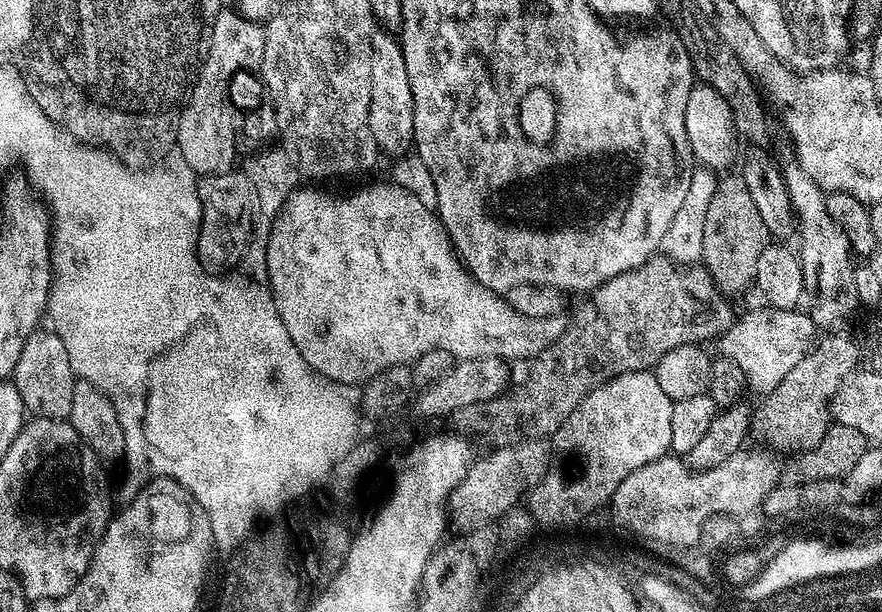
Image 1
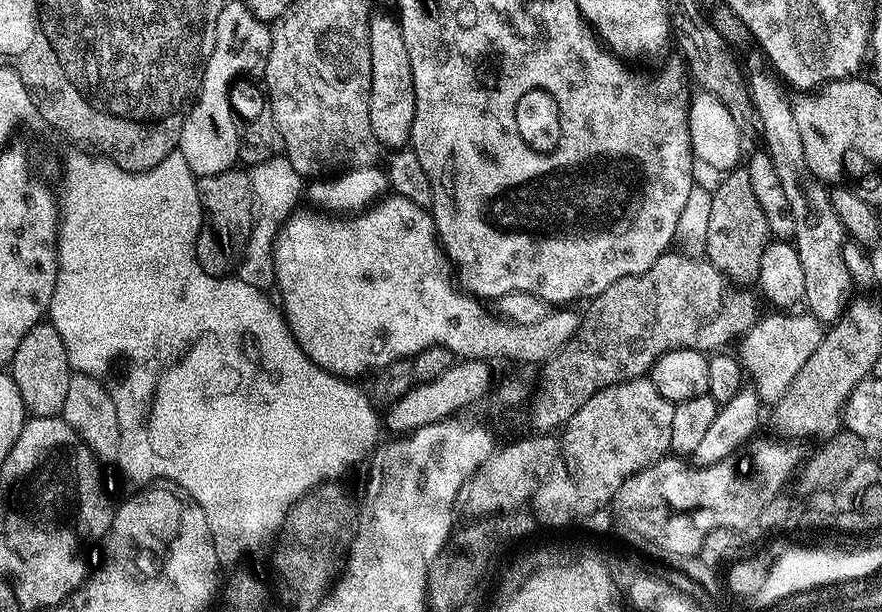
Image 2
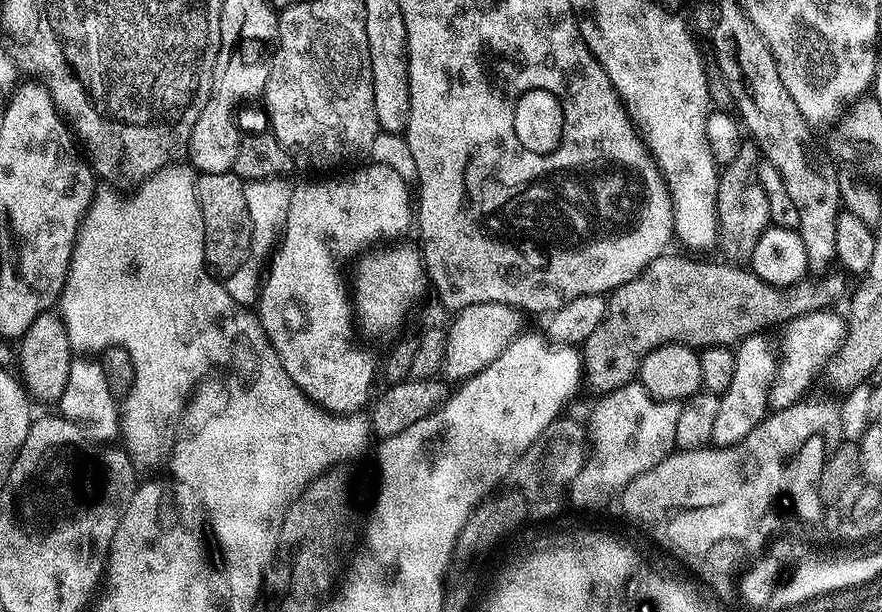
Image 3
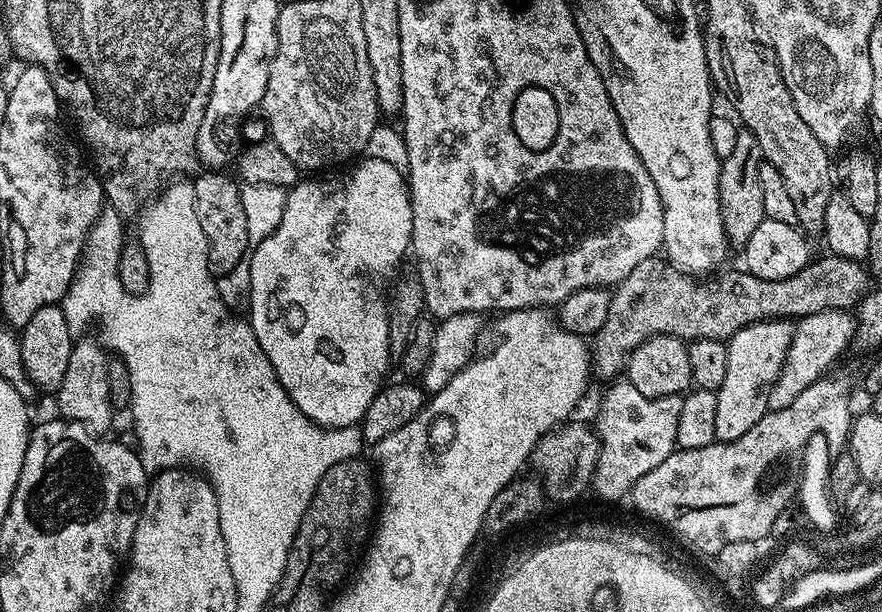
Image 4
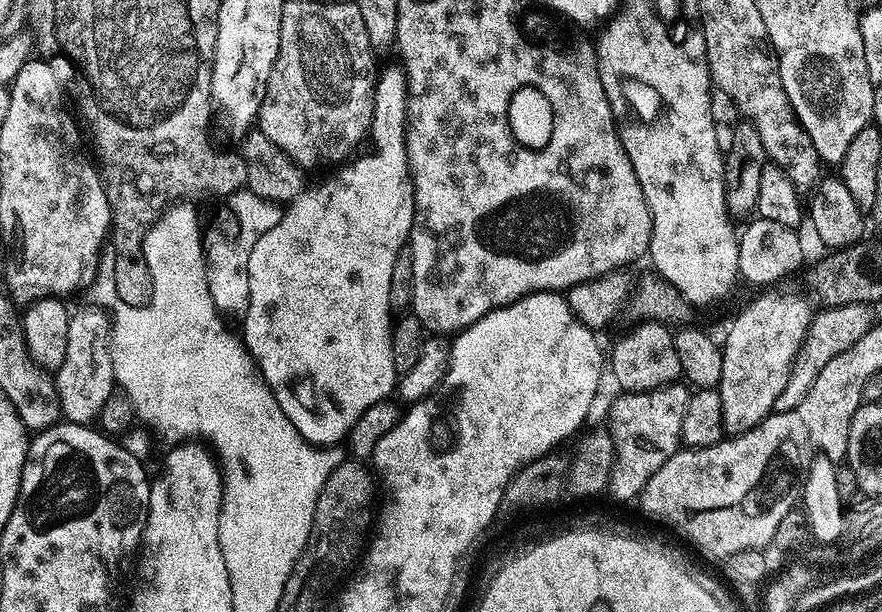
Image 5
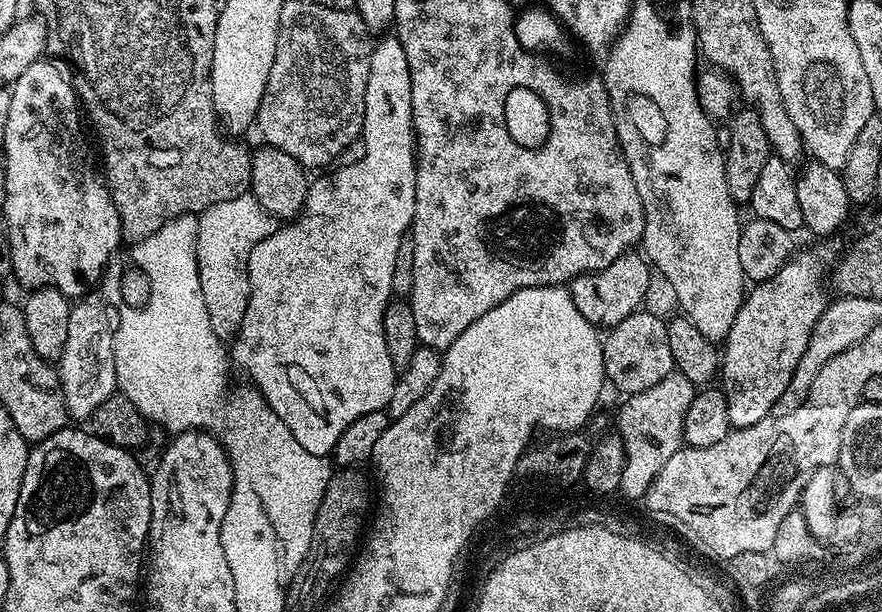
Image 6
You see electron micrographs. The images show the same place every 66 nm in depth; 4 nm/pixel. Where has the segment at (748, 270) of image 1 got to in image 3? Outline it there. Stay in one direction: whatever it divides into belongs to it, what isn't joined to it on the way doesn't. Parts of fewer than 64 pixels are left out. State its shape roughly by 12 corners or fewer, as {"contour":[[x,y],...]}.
{"contour":[[741,143],[716,191],[718,248],[749,259],[770,226],[760,149]]}

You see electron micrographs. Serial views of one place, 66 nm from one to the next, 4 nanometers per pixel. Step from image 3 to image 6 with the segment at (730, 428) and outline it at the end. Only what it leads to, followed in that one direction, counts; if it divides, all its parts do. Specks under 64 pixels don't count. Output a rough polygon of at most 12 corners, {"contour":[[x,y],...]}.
{"contour":[[797,251],[722,344],[733,429],[773,415],[830,303]]}

